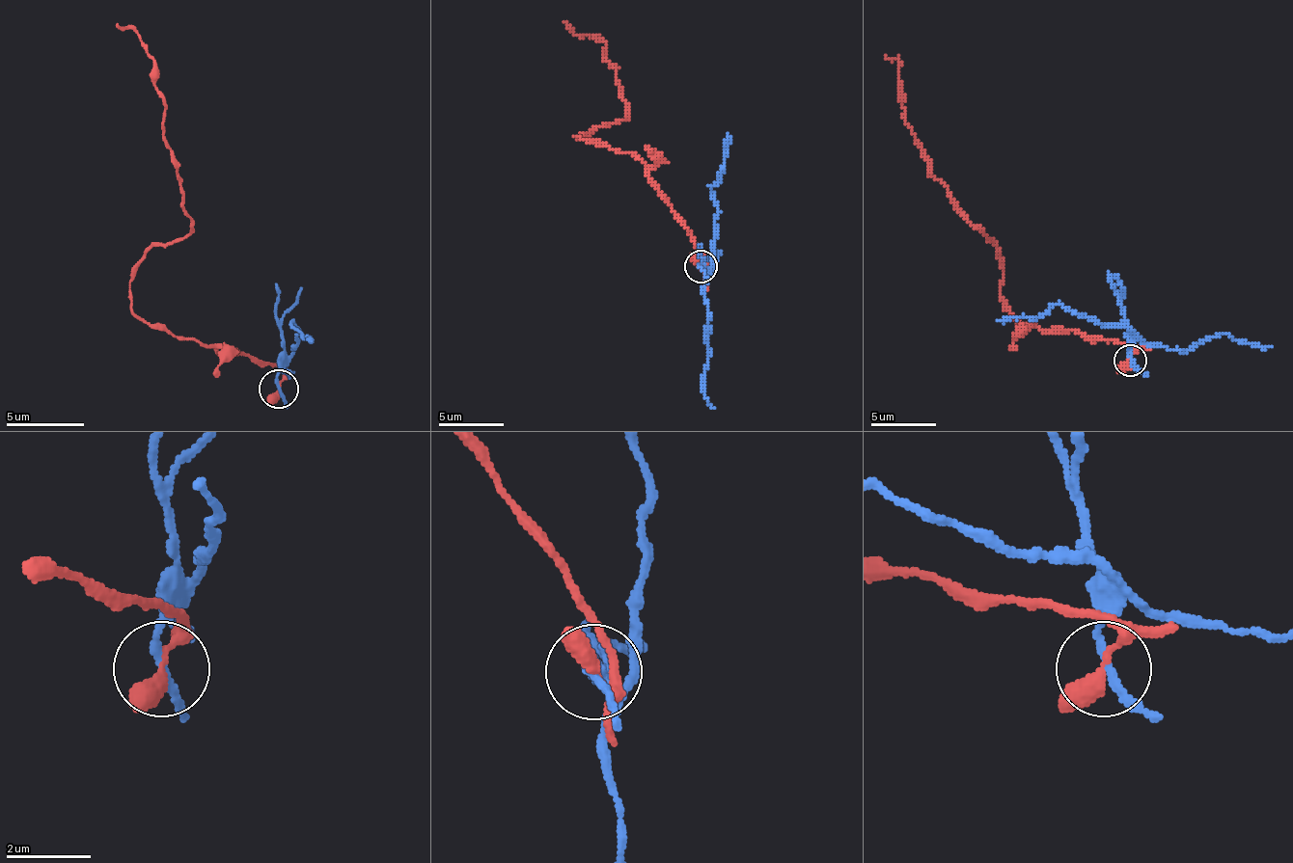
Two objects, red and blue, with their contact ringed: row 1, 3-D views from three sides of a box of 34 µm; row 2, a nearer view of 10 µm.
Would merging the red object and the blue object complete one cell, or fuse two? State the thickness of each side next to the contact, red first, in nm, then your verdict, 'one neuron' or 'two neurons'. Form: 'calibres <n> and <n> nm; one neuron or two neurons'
calibres 300 and 160 nm; two neurons

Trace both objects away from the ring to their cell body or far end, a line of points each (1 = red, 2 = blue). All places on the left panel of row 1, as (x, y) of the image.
1: (280, 388), (280, 364), (154, 329), (130, 310), (134, 266), (185, 239), (189, 216), (146, 43), (115, 24)
2: (280, 388), (280, 364), (295, 349), (299, 329), (291, 321), (311, 340)

